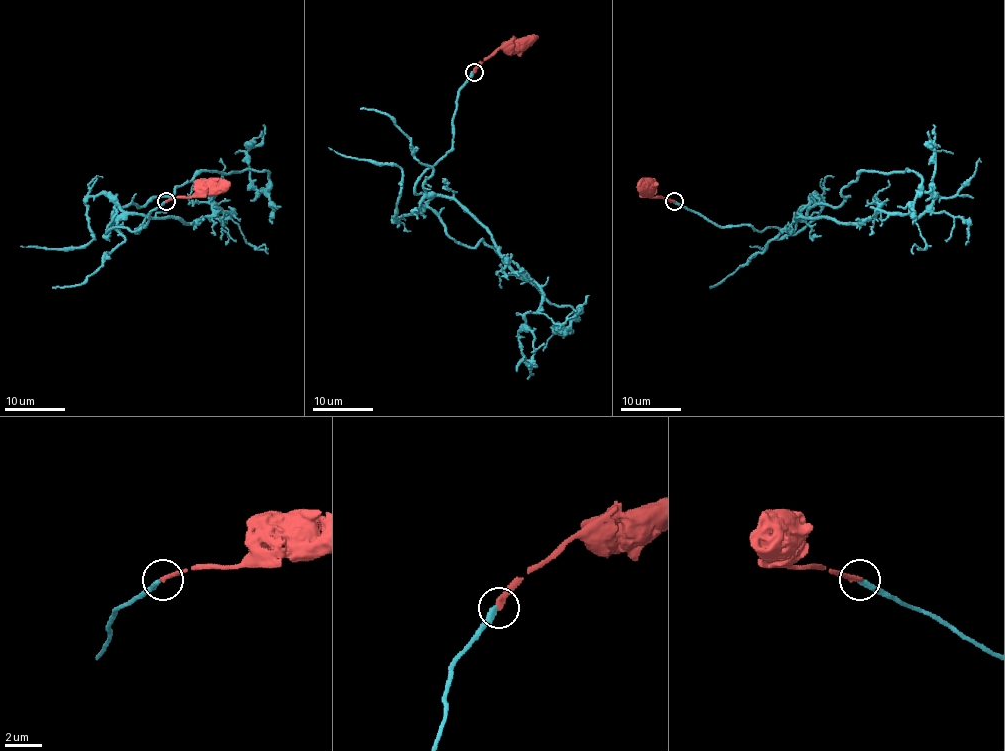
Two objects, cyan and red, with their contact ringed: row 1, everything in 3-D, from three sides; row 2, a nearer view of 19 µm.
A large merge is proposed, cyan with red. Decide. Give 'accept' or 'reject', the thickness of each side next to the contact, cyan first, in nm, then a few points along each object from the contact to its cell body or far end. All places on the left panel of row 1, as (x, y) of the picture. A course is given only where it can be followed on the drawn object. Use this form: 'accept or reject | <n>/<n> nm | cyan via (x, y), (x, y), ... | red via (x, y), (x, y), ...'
accept | 320/300 nm | cyan via (166, 201), (135, 231), (107, 231), (125, 205), (204, 171), (266, 171), (261, 192), (248, 148), (263, 125) | red via (166, 201), (190, 198), (211, 186), (225, 186), (229, 181)

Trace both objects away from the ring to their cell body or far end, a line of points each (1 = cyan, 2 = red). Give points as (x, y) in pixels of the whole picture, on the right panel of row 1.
1: (673, 201), (719, 225), (791, 231), (813, 205), (837, 207), (863, 171), (913, 171), (926, 192), (932, 125)
2: (673, 201), (652, 198), (638, 181)

